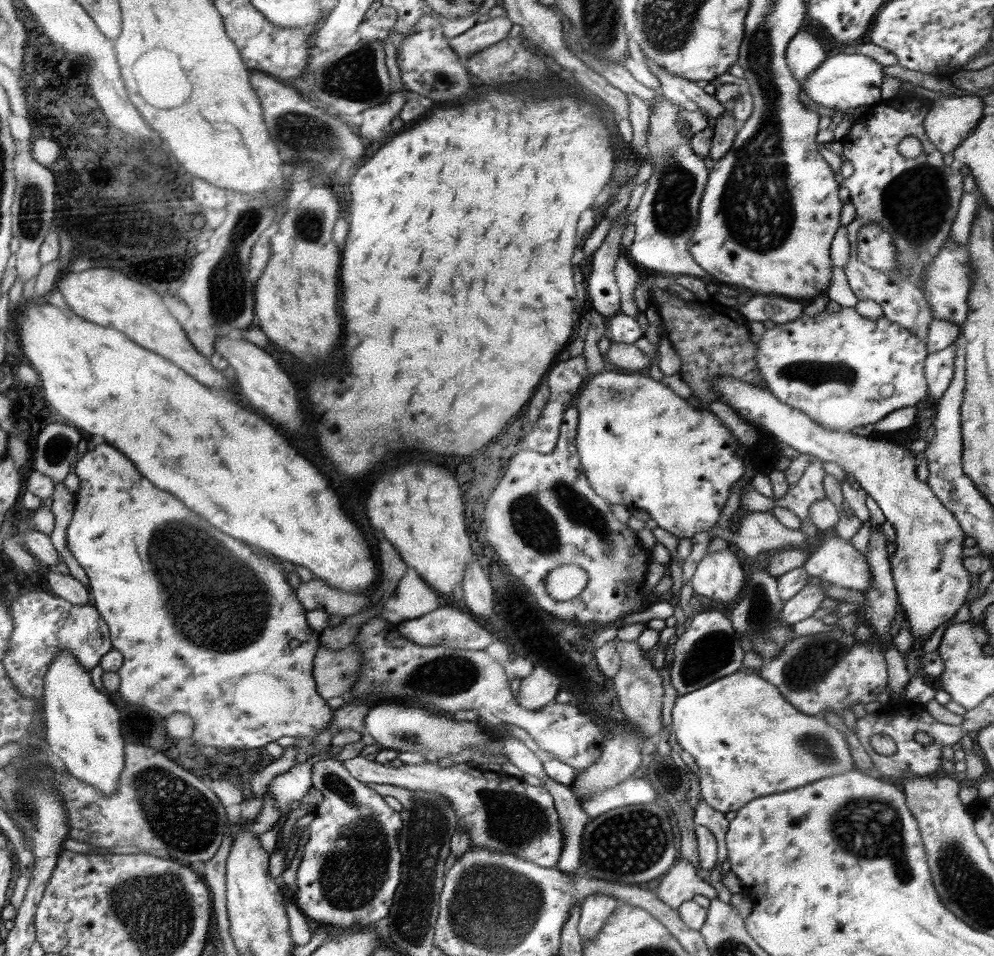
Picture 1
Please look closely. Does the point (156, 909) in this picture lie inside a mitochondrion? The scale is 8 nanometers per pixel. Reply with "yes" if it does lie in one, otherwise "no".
yes

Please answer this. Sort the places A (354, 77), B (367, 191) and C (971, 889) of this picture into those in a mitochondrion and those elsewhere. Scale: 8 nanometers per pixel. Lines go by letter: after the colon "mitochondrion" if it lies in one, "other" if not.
A: mitochondrion
B: other
C: mitochondrion

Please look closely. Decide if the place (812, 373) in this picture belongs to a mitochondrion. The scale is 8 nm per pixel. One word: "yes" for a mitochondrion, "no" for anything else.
yes

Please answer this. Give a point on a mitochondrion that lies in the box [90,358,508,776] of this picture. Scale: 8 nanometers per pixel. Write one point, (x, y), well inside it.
(171, 548)

